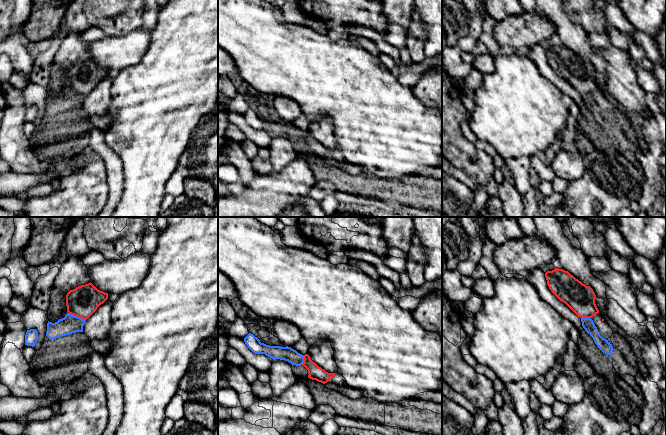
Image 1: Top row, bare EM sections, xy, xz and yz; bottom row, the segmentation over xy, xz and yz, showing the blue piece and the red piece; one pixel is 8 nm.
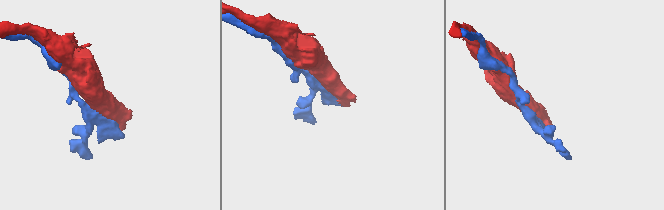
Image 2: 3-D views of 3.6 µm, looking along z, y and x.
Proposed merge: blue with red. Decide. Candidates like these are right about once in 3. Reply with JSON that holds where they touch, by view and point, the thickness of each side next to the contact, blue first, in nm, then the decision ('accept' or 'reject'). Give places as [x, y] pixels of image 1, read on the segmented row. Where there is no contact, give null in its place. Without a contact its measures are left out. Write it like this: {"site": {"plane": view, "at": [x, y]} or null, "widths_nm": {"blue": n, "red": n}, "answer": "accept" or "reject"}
{"site": {"plane": "xy", "at": [76, 316]}, "widths_nm": {"blue": 150, "red": 240}, "answer": "reject"}

